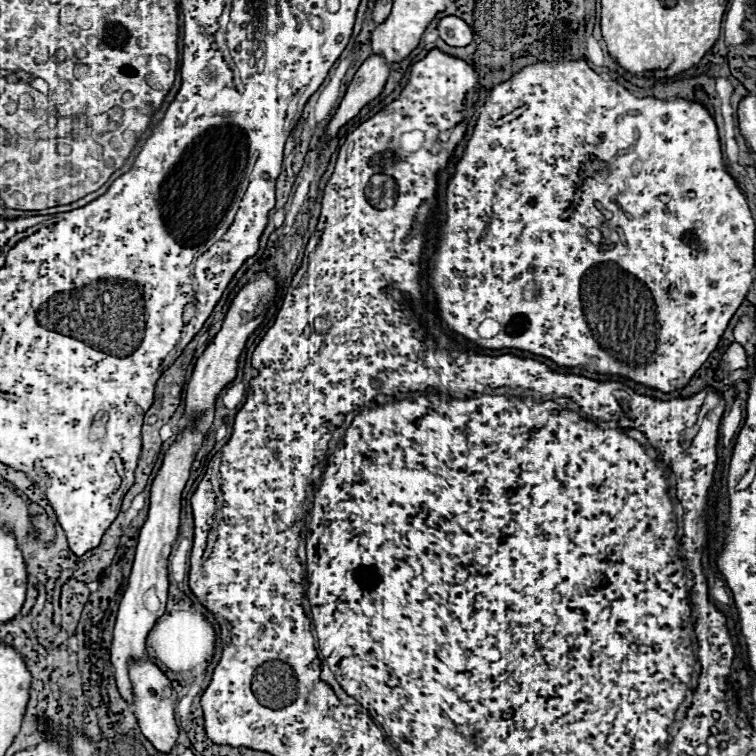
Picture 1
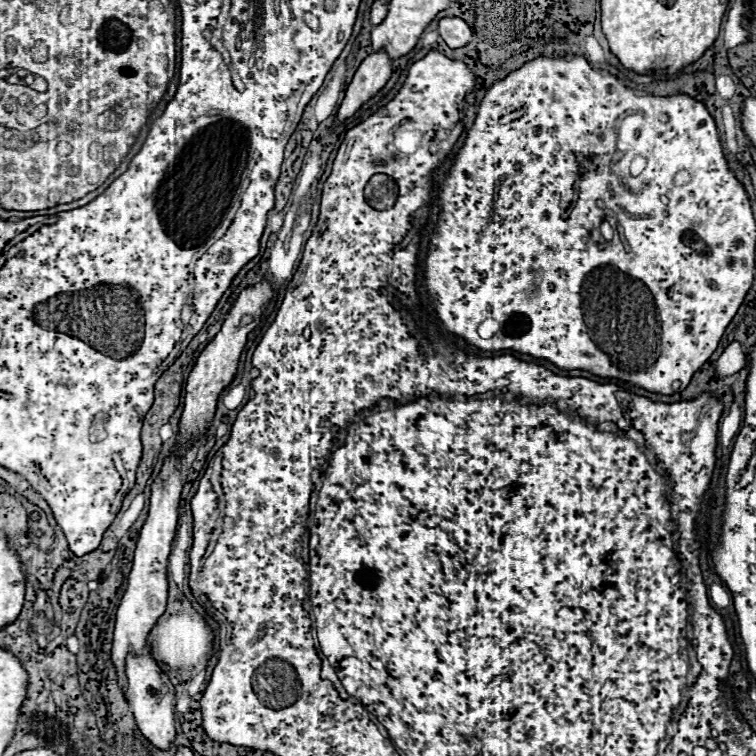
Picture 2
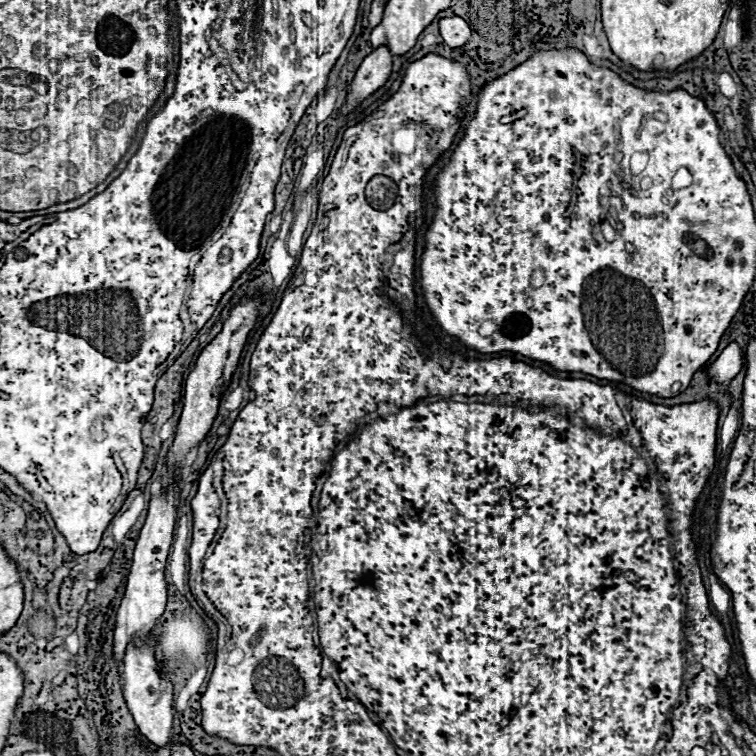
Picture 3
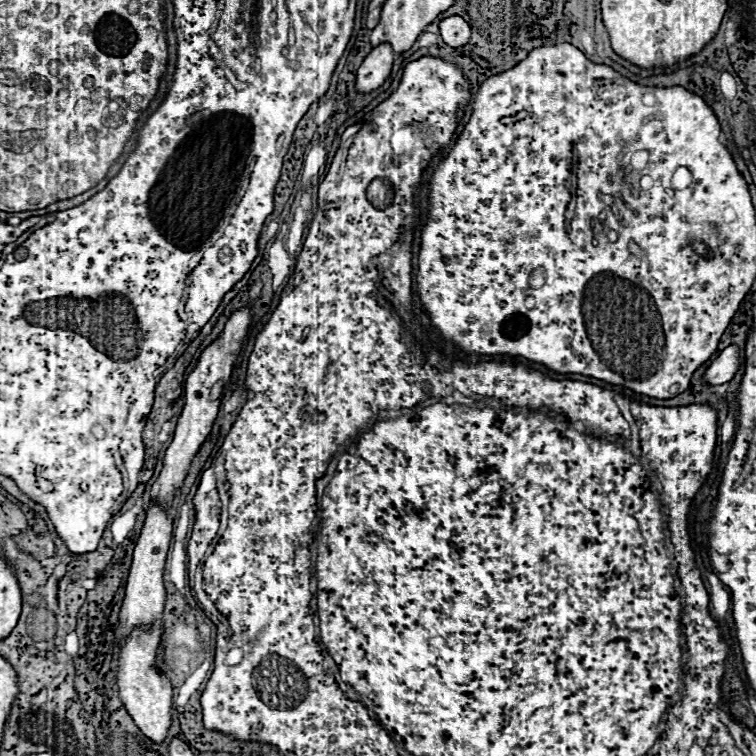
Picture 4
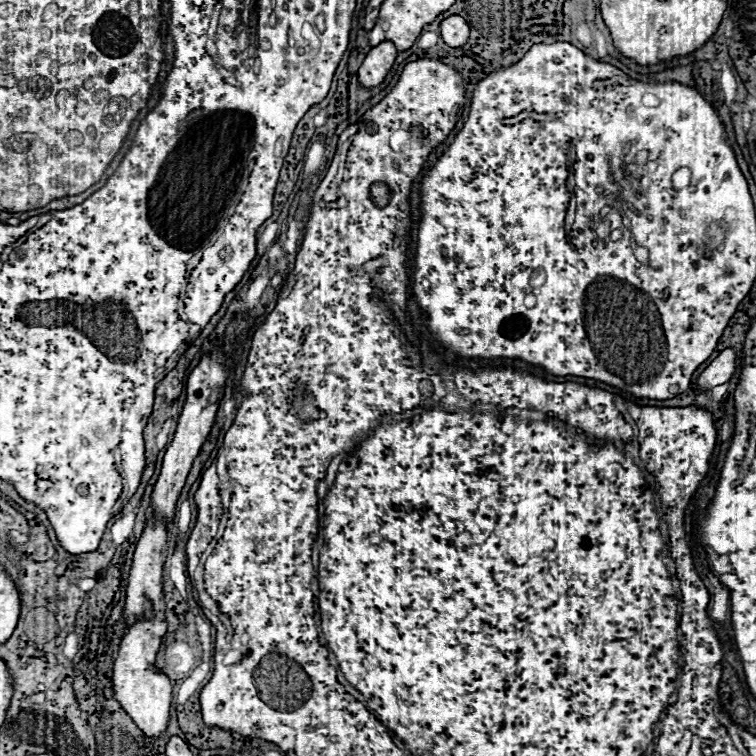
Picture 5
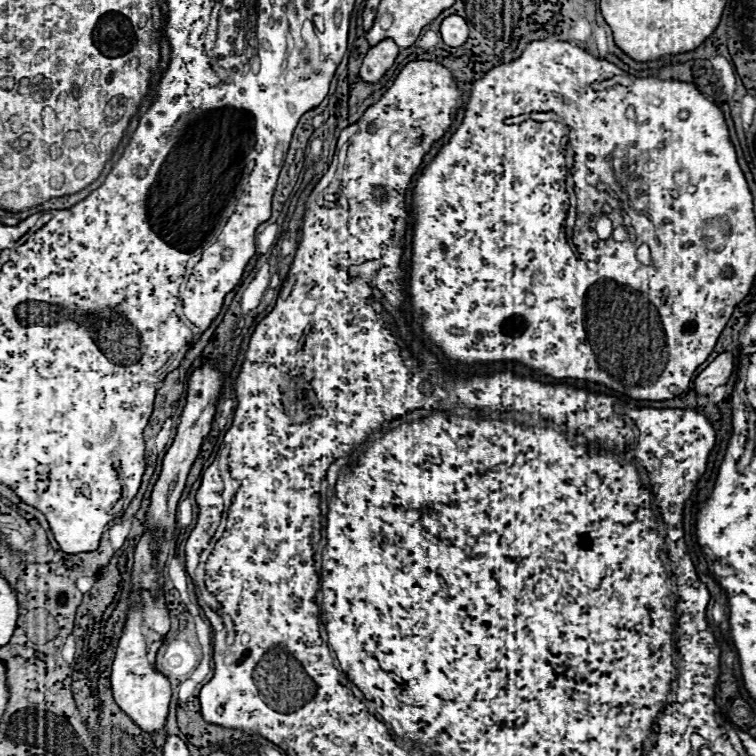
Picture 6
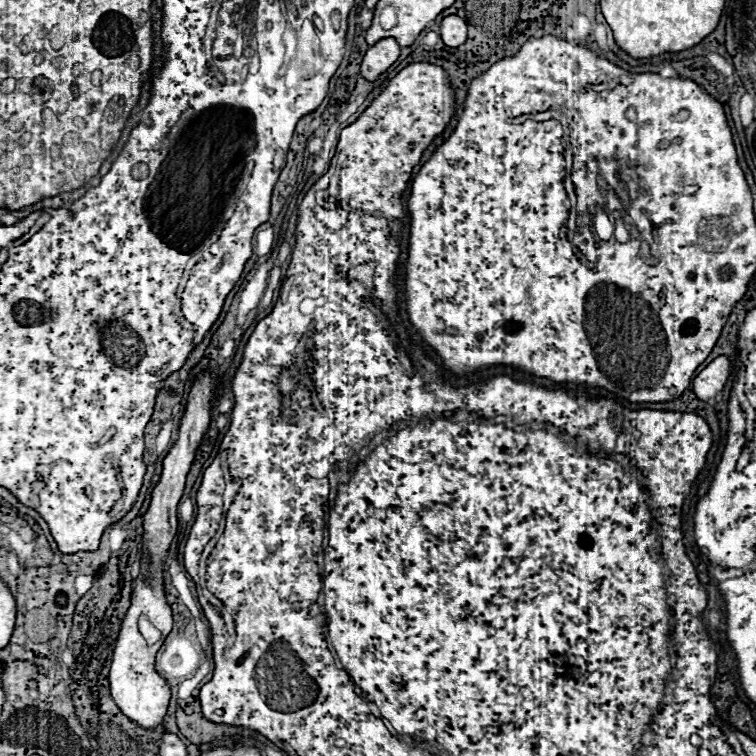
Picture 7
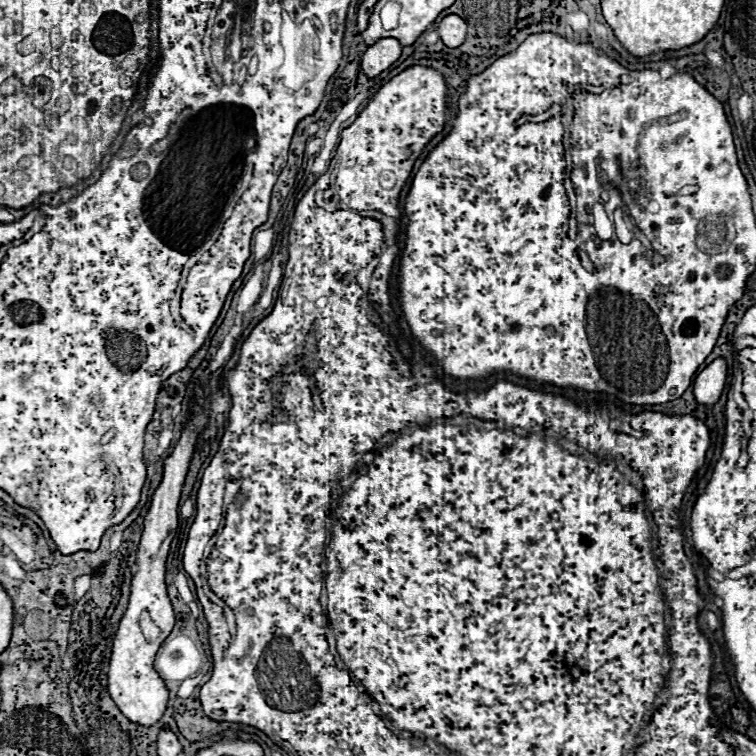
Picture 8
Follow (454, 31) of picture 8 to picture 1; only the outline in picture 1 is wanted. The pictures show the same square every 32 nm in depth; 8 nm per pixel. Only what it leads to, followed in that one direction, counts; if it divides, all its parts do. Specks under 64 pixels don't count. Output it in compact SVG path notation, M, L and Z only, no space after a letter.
M444 16L438 22L438 34L446 44L456 46L456 48L468 46L474 38L472 28L464 20L460 20L458 16Z

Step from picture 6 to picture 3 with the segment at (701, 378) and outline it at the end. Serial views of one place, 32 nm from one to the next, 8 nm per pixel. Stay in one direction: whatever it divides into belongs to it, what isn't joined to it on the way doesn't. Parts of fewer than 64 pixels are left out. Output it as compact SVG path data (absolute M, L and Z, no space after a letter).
M732 342L724 348L724 352L718 356L718 360L710 366L710 374L716 382L724 382L724 380L734 378L742 370L742 364L744 364L742 348L736 342Z

